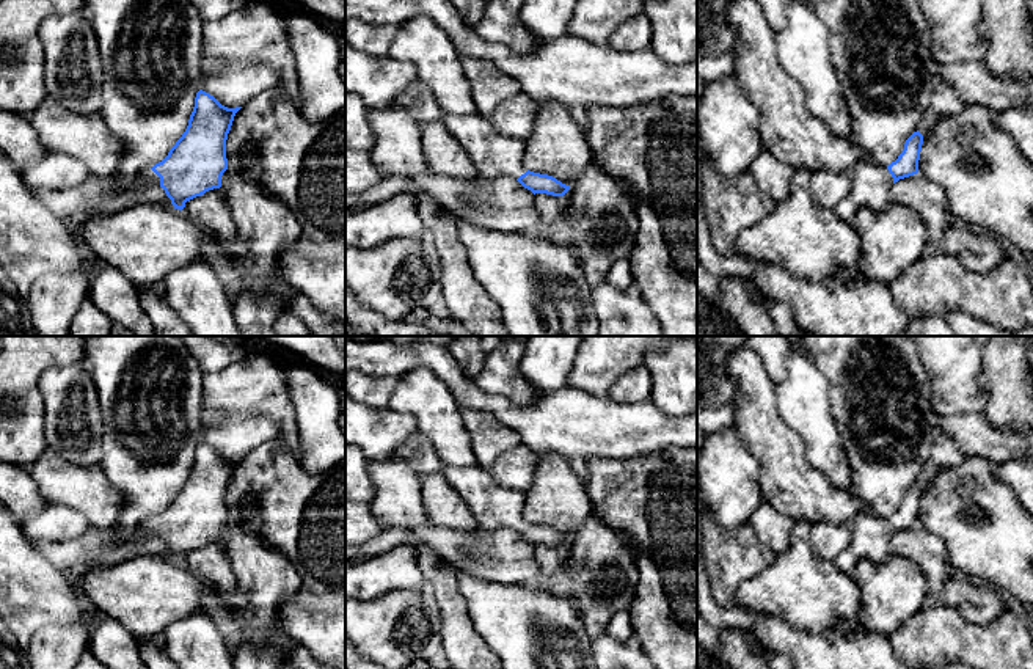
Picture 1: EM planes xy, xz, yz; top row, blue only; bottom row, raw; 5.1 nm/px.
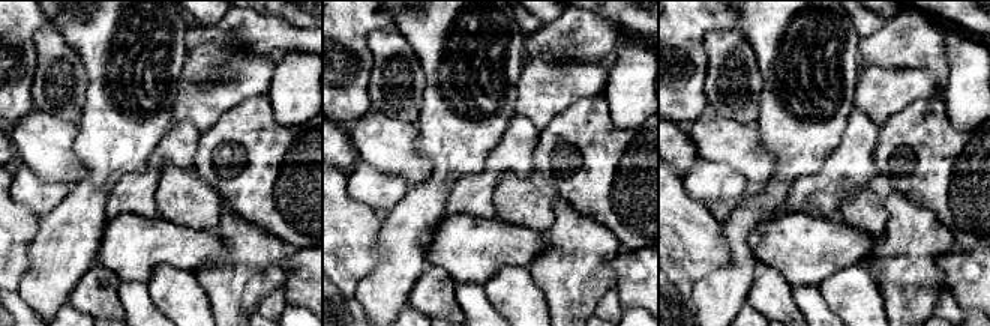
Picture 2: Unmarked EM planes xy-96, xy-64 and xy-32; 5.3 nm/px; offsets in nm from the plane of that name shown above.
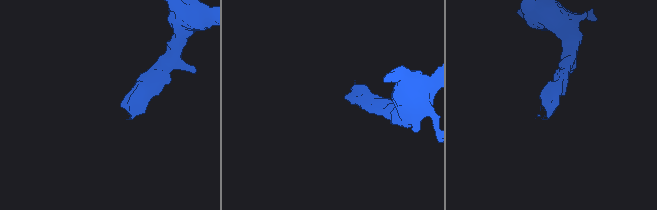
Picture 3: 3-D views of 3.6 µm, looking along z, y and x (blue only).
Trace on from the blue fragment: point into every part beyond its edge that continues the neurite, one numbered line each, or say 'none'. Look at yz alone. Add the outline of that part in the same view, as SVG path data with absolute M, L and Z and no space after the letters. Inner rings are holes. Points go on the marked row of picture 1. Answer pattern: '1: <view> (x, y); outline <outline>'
1: yz (870, 184); outline M862 159L851 171L851 190L837 203L834 212L843 221L852 225L860 207L882 210L890 206L893 177L887 166Z

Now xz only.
1: xz (495, 156); outline M421 80L399 97L399 105L419 124L443 121L471 157L479 176L518 179L527 171L523 165L523 140L499 133L479 113L447 115L436 105L430 90Z

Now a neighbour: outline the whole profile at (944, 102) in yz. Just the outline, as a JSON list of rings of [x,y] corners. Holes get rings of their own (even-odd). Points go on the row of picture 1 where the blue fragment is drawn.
[[[937,77],[931,105],[923,116],[918,132],[922,135],[926,135],[940,118],[955,115],[961,112],[962,107],[964,105],[958,99],[955,90],[947,82]]]

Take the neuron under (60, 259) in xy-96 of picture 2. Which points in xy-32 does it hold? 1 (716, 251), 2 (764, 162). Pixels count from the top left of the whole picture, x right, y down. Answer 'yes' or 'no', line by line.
1: no
2: no

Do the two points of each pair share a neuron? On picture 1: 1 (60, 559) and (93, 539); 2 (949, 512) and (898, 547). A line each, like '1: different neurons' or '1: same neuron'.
1: same neuron
2: different neurons

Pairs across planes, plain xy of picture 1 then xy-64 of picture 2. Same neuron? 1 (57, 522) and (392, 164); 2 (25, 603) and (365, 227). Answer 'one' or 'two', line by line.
1: two
2: one

